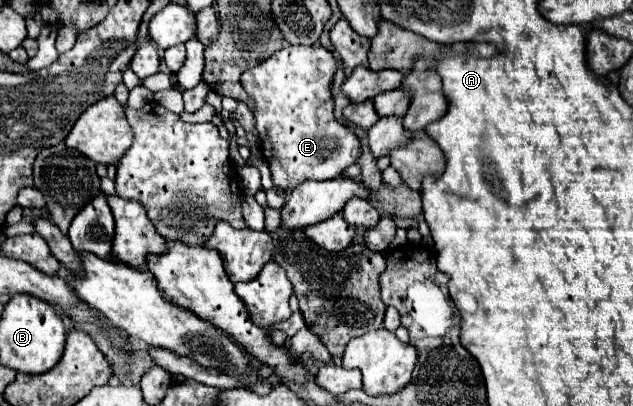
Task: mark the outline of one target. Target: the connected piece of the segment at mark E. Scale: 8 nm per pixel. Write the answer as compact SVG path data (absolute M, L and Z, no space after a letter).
M286 44L282 50L260 62L256 68L244 70L240 82L246 94L254 100L254 120L260 136L260 152L272 170L272 182L278 190L294 190L306 180L332 180L338 178L344 168L352 166L360 156L360 142L334 118L334 100L330 94L332 76L336 62L332 52L322 46L292 46Z

